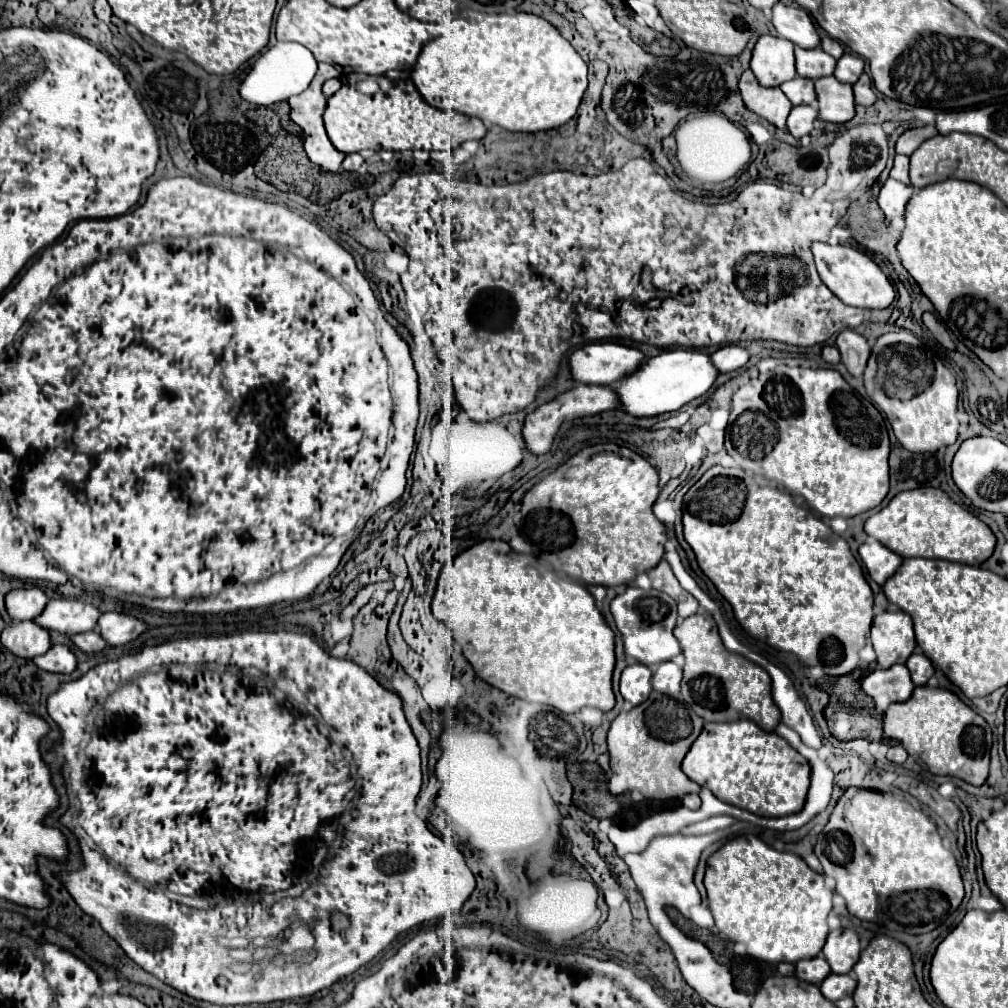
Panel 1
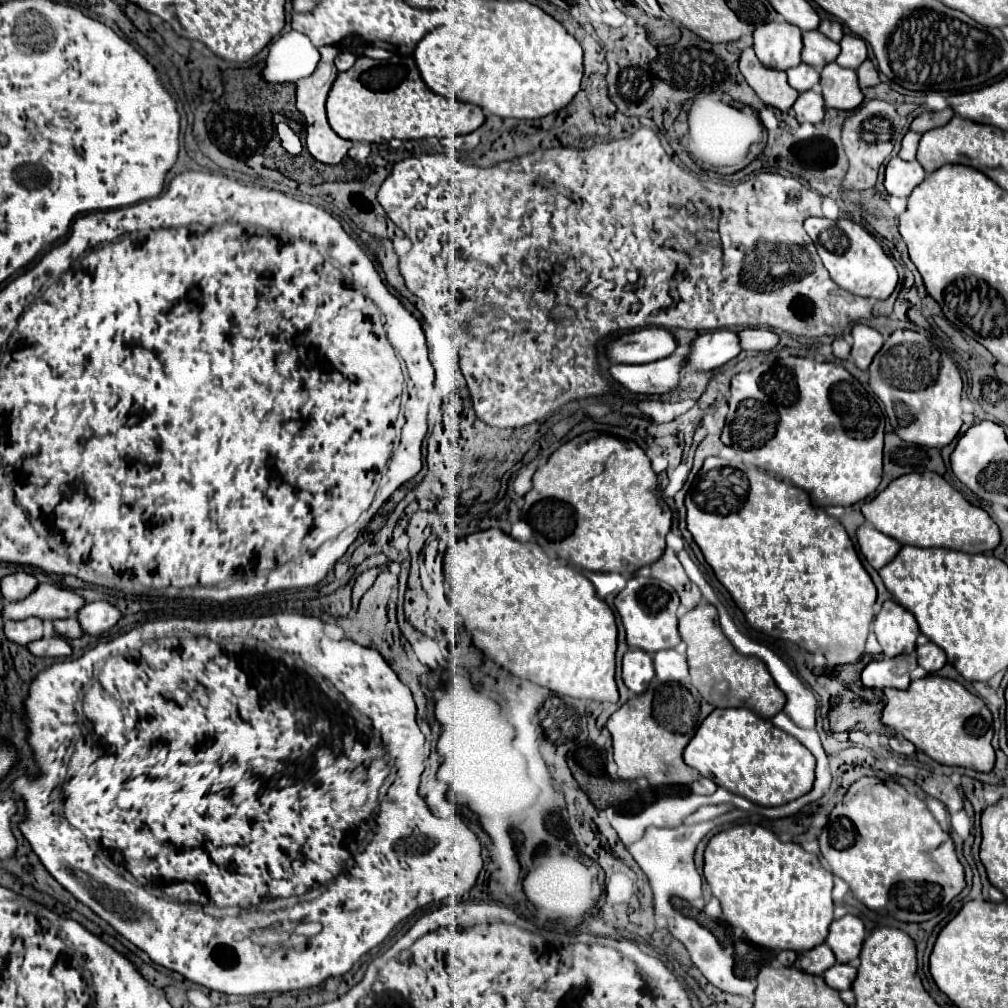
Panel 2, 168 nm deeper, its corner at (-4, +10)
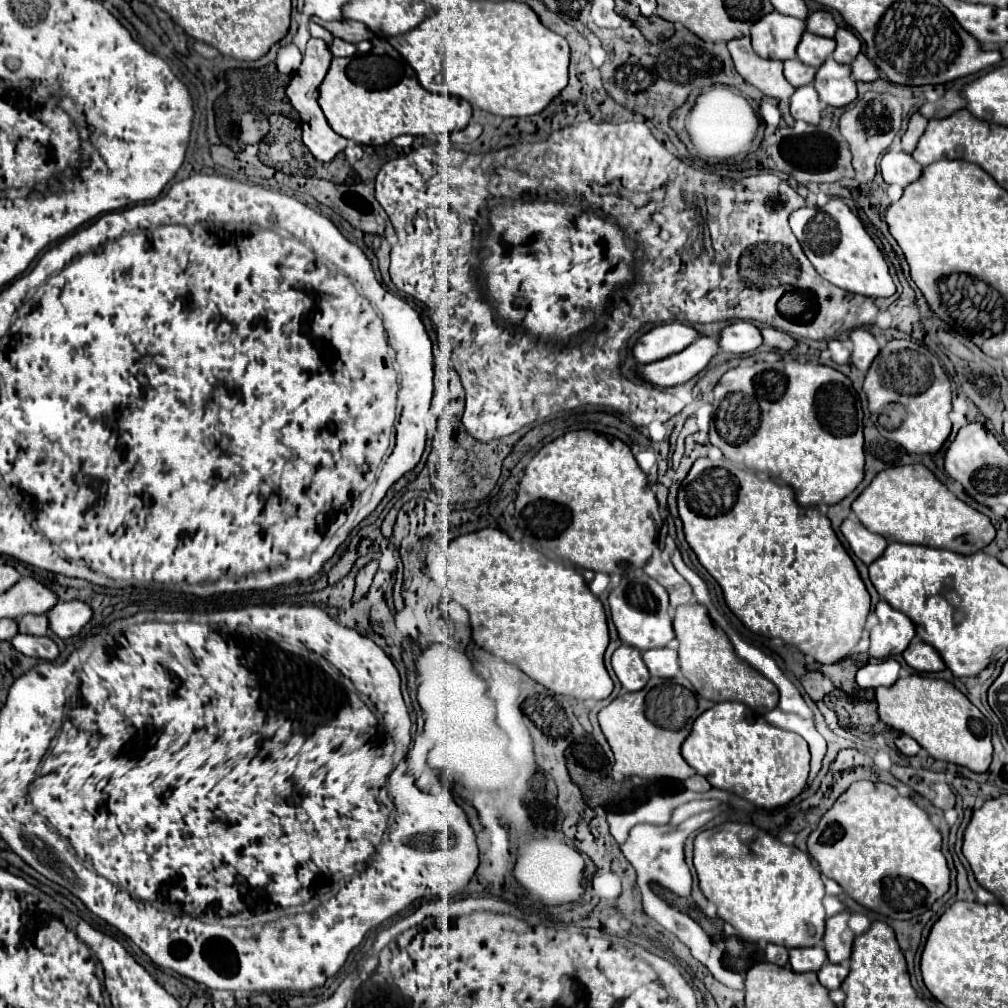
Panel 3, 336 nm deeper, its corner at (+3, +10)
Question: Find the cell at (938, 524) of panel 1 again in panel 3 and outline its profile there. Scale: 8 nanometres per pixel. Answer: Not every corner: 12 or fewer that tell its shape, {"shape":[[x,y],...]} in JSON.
{"shape":[[925,465],[889,467],[853,501],[887,541],[977,553],[989,517]]}

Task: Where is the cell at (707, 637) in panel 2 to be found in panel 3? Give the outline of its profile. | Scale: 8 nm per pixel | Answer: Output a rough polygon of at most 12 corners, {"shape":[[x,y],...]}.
{"shape":[[705,605],[673,615],[681,673],[703,699],[777,707]]}

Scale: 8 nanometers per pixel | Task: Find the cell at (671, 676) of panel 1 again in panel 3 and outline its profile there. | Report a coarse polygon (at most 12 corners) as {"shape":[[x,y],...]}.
{"shape":[[649,649],[643,661],[653,677],[677,675],[677,651]]}

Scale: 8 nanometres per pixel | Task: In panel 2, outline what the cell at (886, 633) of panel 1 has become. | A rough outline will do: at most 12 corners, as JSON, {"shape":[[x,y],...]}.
{"shape":[[888,599],[874,619],[882,653],[916,649],[920,629],[908,609]]}

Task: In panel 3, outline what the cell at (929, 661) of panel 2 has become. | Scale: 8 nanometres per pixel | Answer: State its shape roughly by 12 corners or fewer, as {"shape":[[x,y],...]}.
{"shape":[[915,639],[903,657],[917,671],[941,671],[939,651]]}

